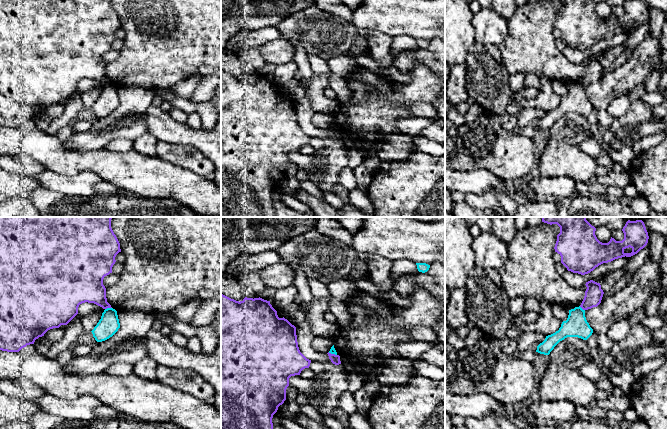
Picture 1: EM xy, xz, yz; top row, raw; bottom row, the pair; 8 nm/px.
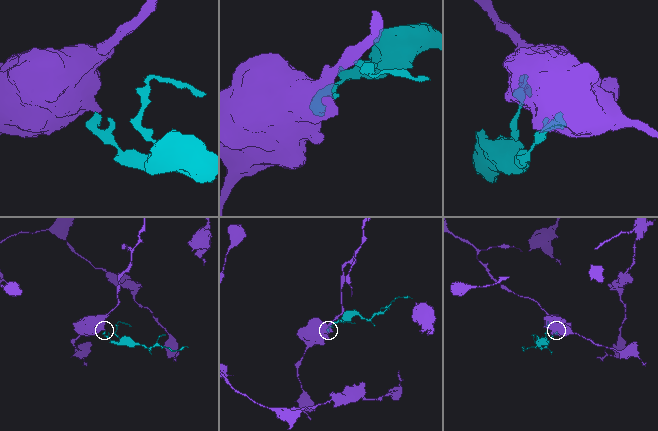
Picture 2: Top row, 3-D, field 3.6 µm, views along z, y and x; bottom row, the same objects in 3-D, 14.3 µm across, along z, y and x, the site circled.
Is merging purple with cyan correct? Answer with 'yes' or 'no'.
no

